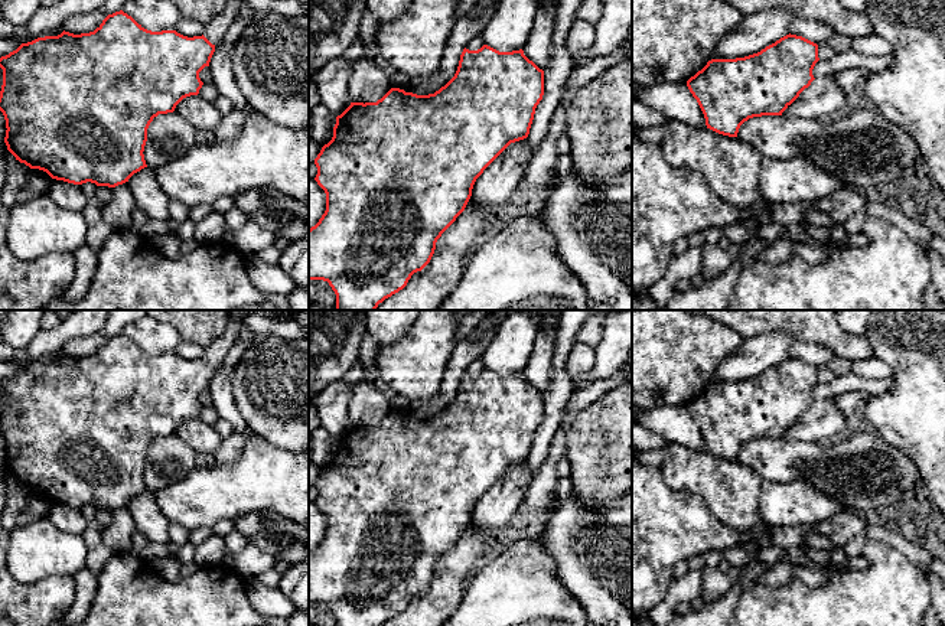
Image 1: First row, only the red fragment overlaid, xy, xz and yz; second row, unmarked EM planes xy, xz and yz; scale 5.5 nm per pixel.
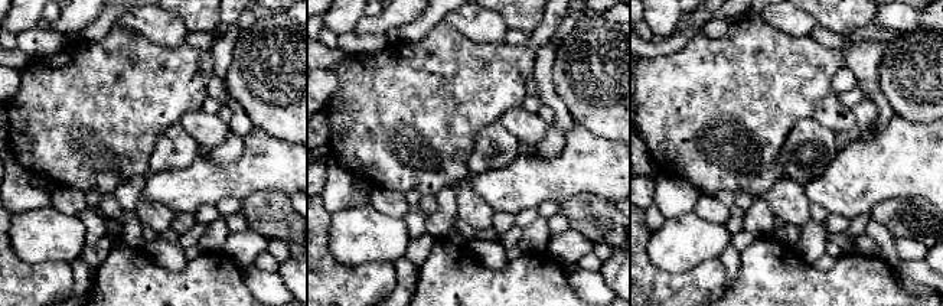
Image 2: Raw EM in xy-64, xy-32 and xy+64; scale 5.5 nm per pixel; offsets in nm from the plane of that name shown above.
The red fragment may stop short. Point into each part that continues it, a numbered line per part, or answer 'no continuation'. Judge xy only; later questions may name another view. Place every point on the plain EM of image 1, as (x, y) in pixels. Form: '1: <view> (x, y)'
1: xy (214, 355)

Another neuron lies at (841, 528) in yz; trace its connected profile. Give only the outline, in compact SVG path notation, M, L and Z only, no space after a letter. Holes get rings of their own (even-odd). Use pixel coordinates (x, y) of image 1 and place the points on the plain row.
M844 511L827 521L815 525L775 528L768 538L760 538L756 542L742 544L740 547L756 557L766 547L779 547L782 550L801 545L806 532L817 532L827 537L837 547L843 547L853 537L863 534L867 524L850 511Z

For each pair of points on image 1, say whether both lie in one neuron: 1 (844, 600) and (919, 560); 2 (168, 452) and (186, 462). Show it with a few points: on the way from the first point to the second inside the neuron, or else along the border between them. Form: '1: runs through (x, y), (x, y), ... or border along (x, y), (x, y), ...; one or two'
1: border along (885, 544), (900, 551), (926, 576); two
2: runs through (172, 456), (182, 460); one

